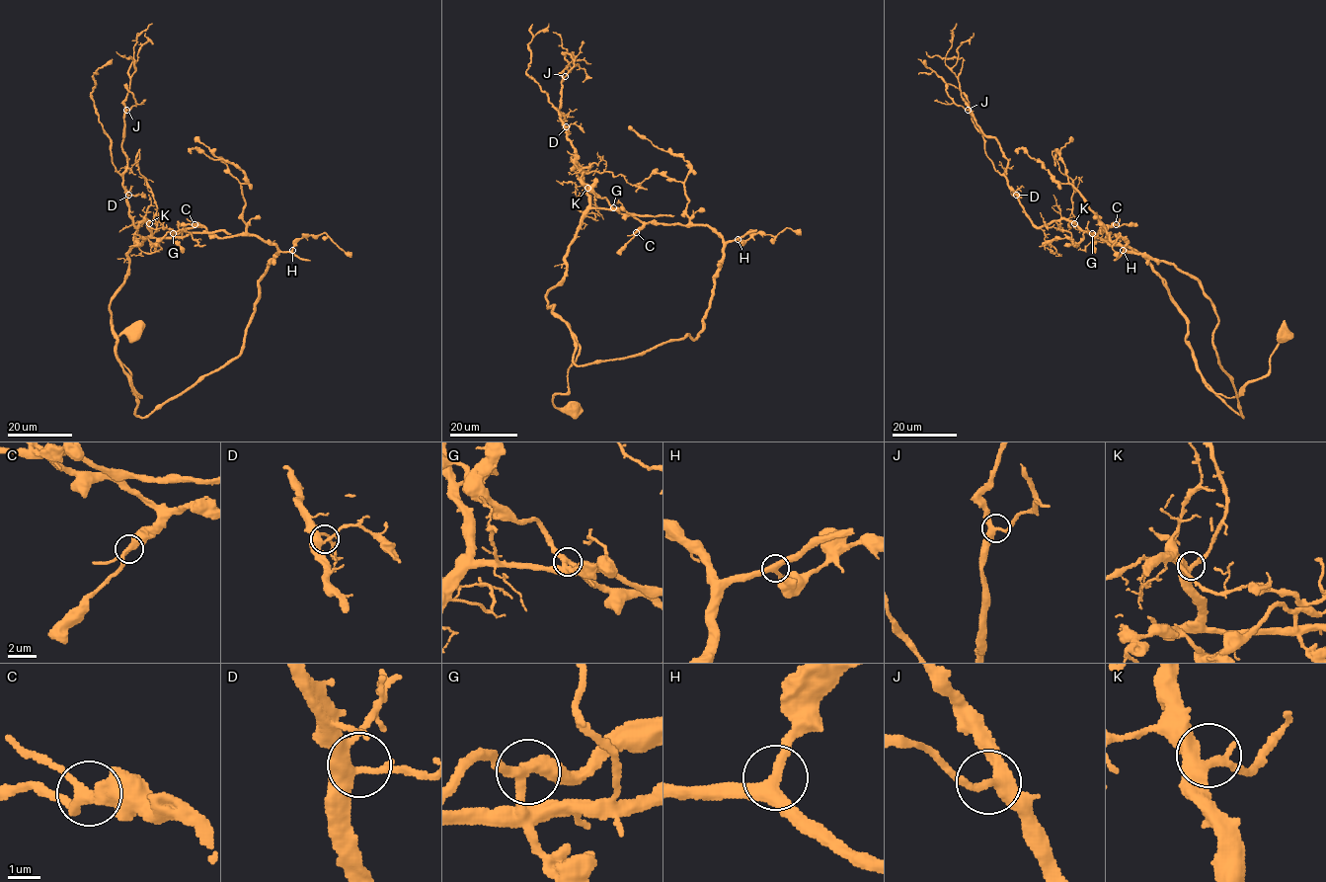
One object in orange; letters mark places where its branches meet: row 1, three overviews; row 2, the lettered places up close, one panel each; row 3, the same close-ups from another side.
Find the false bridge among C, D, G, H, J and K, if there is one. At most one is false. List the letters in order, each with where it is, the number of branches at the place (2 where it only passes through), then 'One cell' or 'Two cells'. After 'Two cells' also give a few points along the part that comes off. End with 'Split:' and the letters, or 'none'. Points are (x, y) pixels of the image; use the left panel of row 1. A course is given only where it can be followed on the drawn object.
C: Place: (194, 224). Branches: 3. One cell
D: Place: (128, 195). Branches: 3. One cell
G: Place: (173, 233). Branches: 3. One cell
H: Place: (292, 250). Branches: 3. One cell
J: Place: (126, 110). Branches: 3. One cell
K: Place: (149, 223). Branches: 3. One cell
Split: none

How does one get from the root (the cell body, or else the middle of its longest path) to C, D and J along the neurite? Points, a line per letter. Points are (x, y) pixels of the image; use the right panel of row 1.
C: (1286, 333), (1264, 375), (1233, 397), (1215, 393), (1162, 278), (1138, 253), (1093, 237), (1116, 224)
D: (1286, 333), (1264, 375), (1215, 393), (1185, 341), (1186, 315), (1138, 253), (1062, 218), (1037, 227), (1016, 195)
J: (1286, 333), (1264, 375), (1215, 393), (1154, 268), (1067, 220), (1037, 227), (999, 143), (968, 110)

